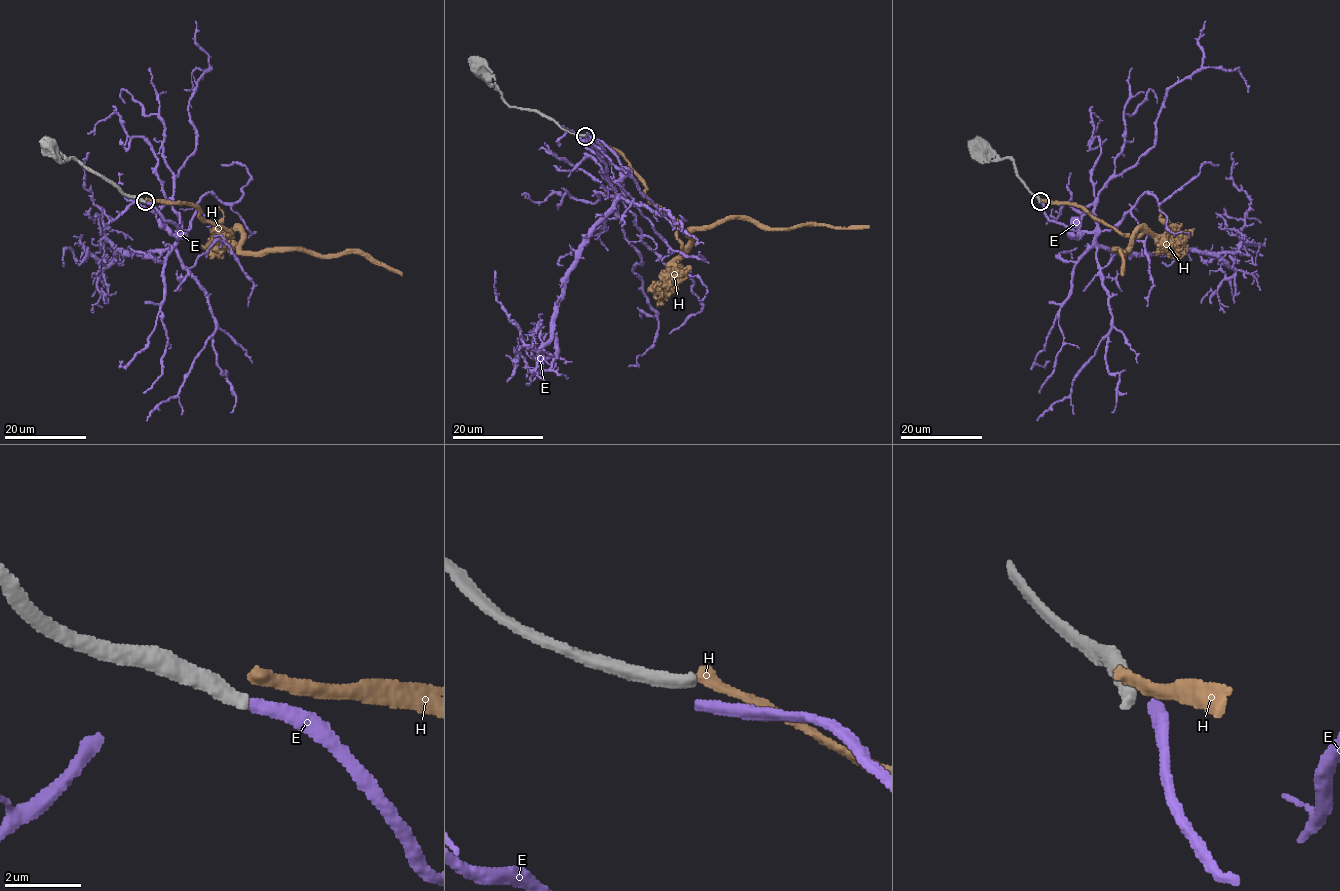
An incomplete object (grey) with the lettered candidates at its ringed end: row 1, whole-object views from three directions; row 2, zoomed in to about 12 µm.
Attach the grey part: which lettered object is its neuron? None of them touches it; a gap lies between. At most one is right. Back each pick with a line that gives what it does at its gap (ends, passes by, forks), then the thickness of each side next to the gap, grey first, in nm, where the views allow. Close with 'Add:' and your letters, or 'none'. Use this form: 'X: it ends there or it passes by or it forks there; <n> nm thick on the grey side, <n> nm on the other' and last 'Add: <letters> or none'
E: it ends there; 380 nm thick on the grey side, 320 nm on the other
Add: E

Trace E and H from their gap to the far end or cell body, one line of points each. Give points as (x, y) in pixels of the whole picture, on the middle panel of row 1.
E: (585, 138), (617, 157), (623, 194), (568, 275), (553, 322), (556, 352), (527, 368), (523, 349)
H: (585, 136), (628, 163), (648, 198), (678, 223), (683, 248), (693, 231), (735, 217), (779, 229), (869, 226)

